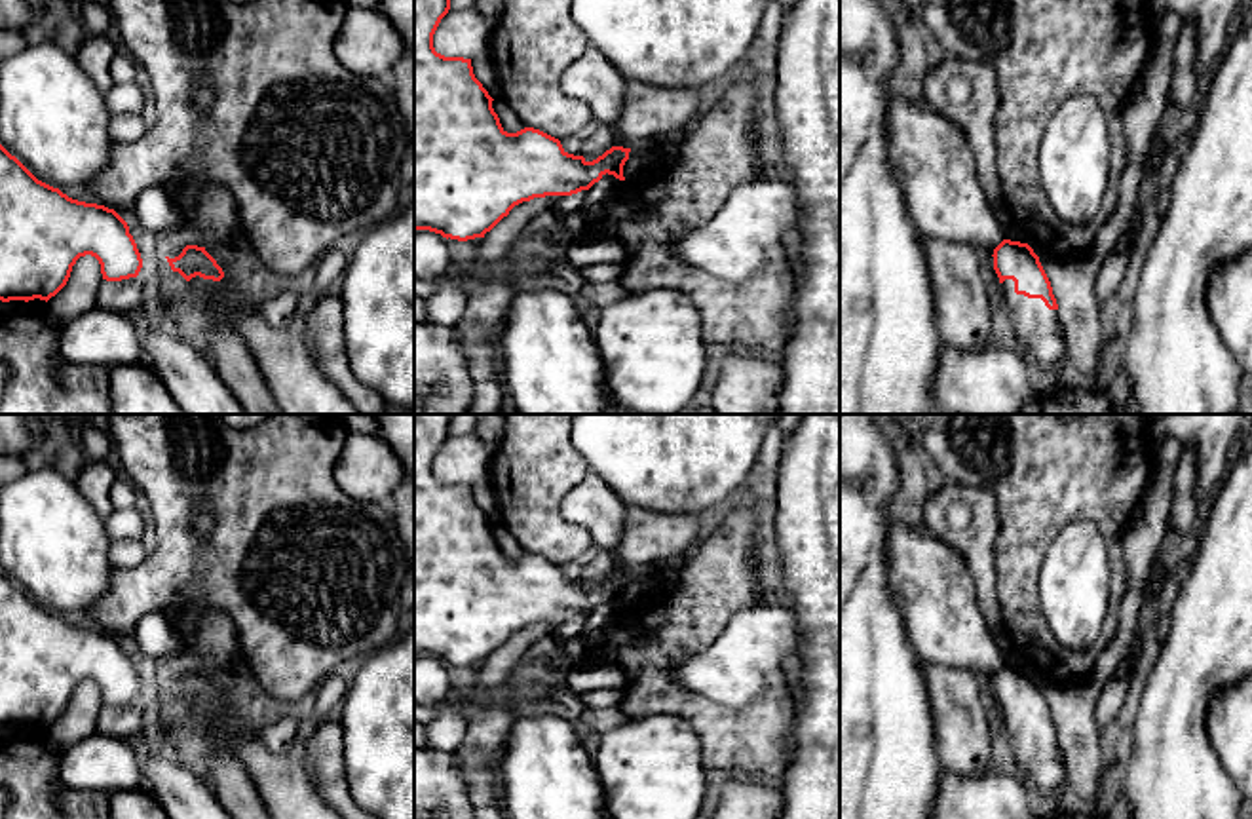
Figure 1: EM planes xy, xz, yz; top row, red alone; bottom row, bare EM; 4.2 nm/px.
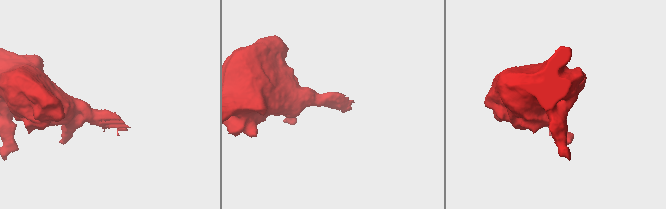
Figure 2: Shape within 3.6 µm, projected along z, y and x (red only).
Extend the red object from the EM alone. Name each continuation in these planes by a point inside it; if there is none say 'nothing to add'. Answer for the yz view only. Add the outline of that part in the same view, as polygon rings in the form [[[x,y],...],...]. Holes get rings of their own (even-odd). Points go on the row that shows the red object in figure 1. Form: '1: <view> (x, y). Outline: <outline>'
1: yz (1038, 331). Outline: [[[1013,279],[1001,283],[1001,295],[1015,331],[1013,346],[1045,374],[1056,372],[1068,355],[1058,310],[1049,310],[1041,298],[1016,295]]]

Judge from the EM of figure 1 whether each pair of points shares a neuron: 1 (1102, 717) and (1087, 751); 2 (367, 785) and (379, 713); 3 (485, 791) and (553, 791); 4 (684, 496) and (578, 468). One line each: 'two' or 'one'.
1: two
2: one
3: two
4: two

